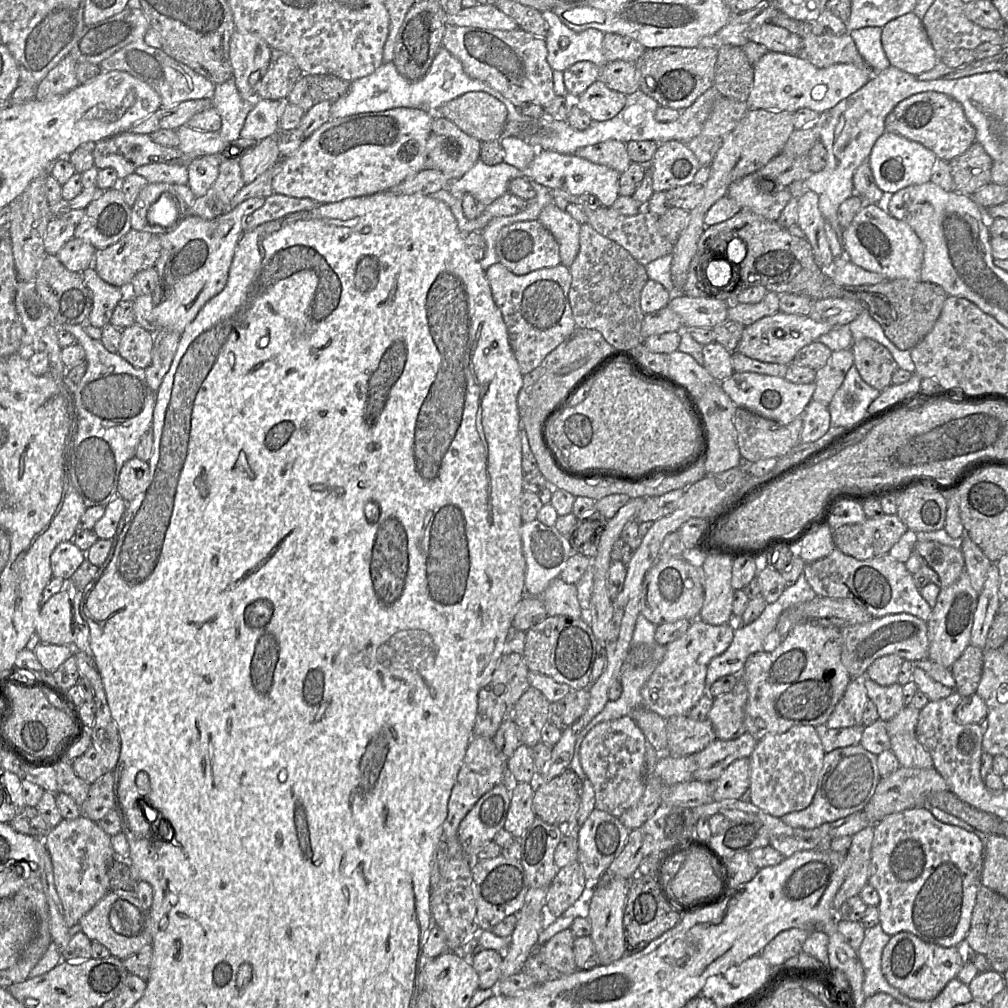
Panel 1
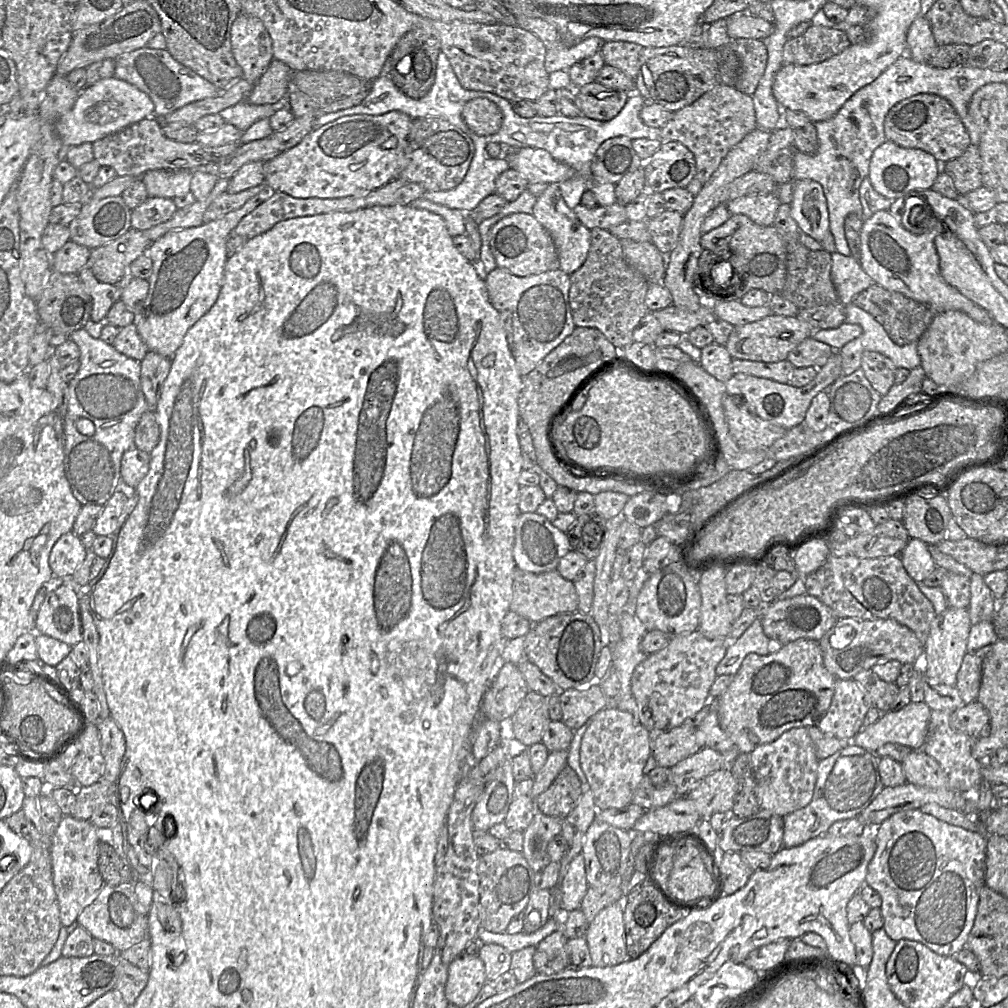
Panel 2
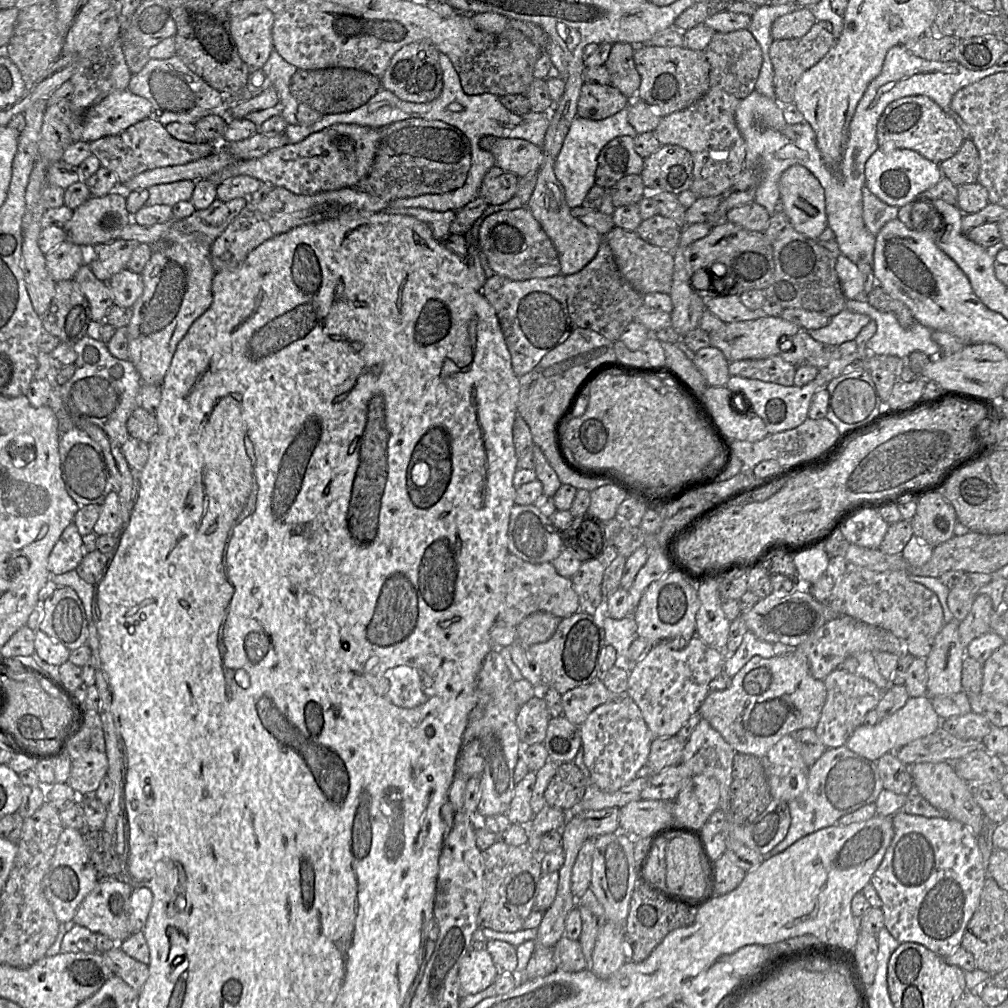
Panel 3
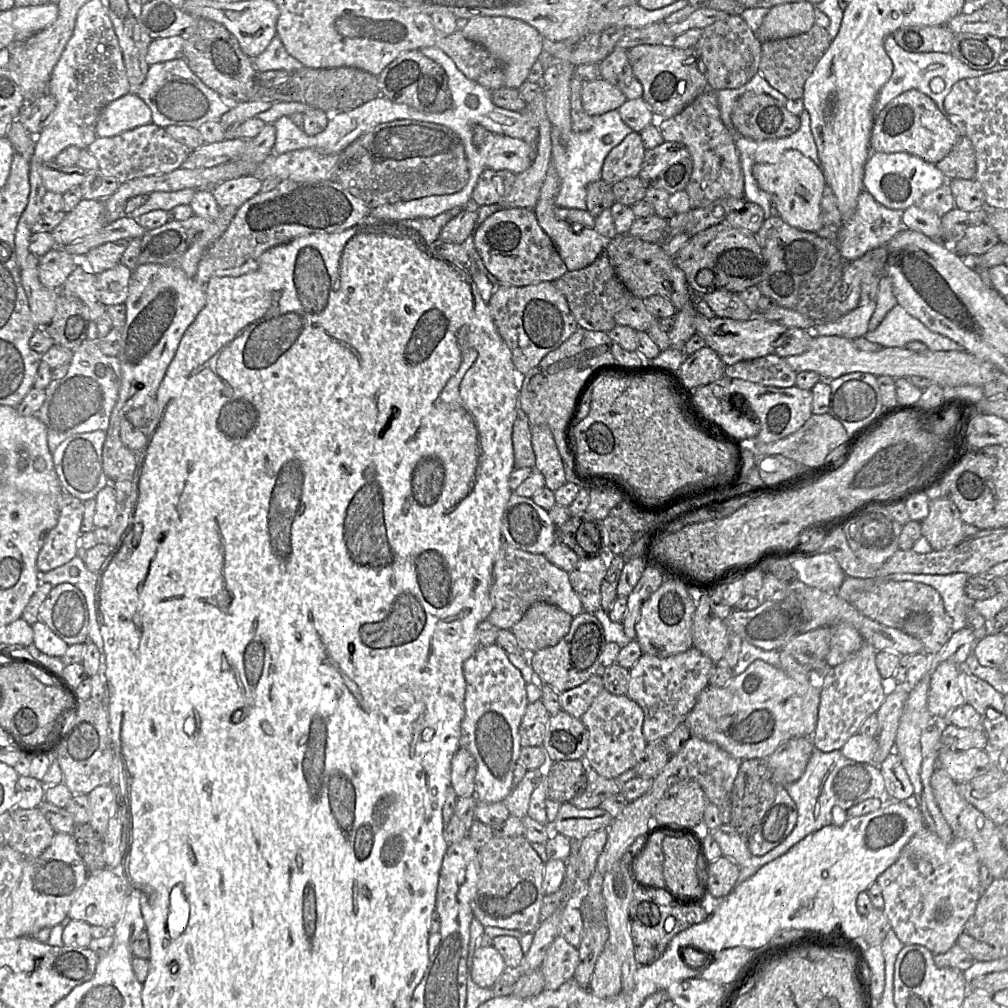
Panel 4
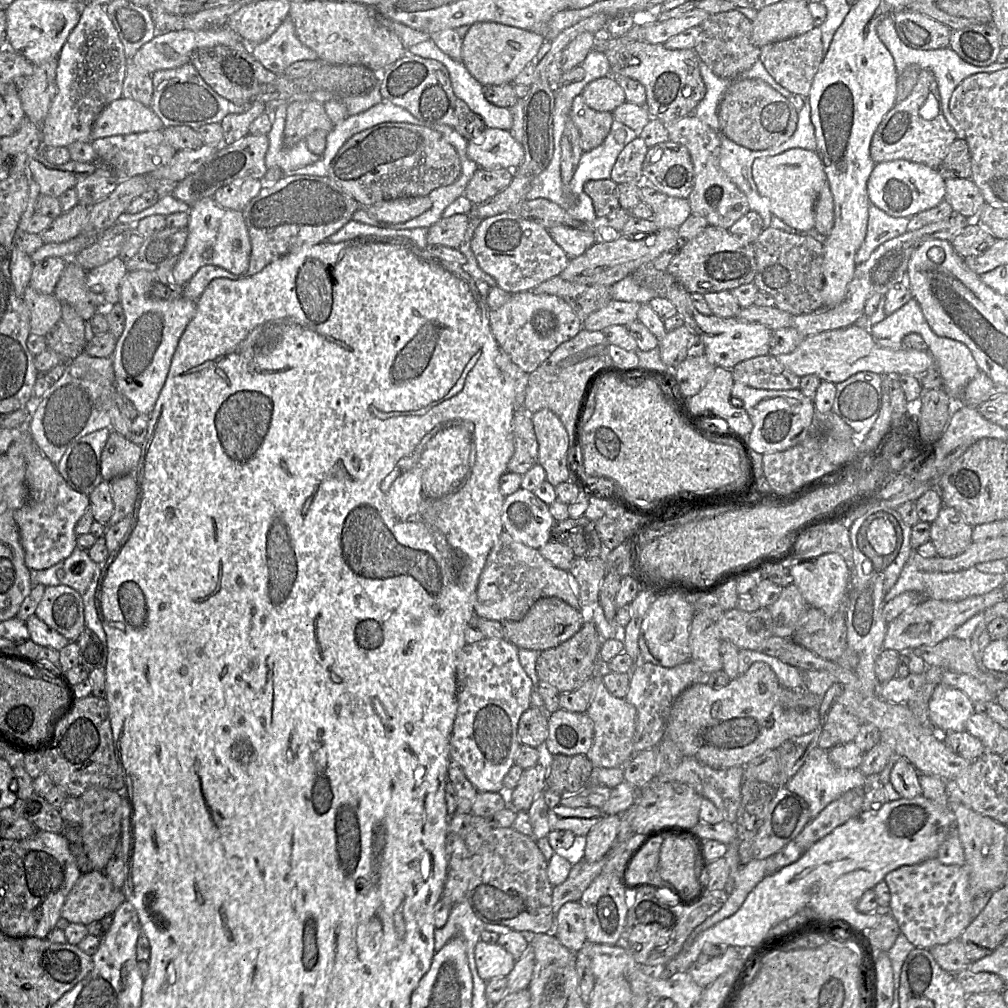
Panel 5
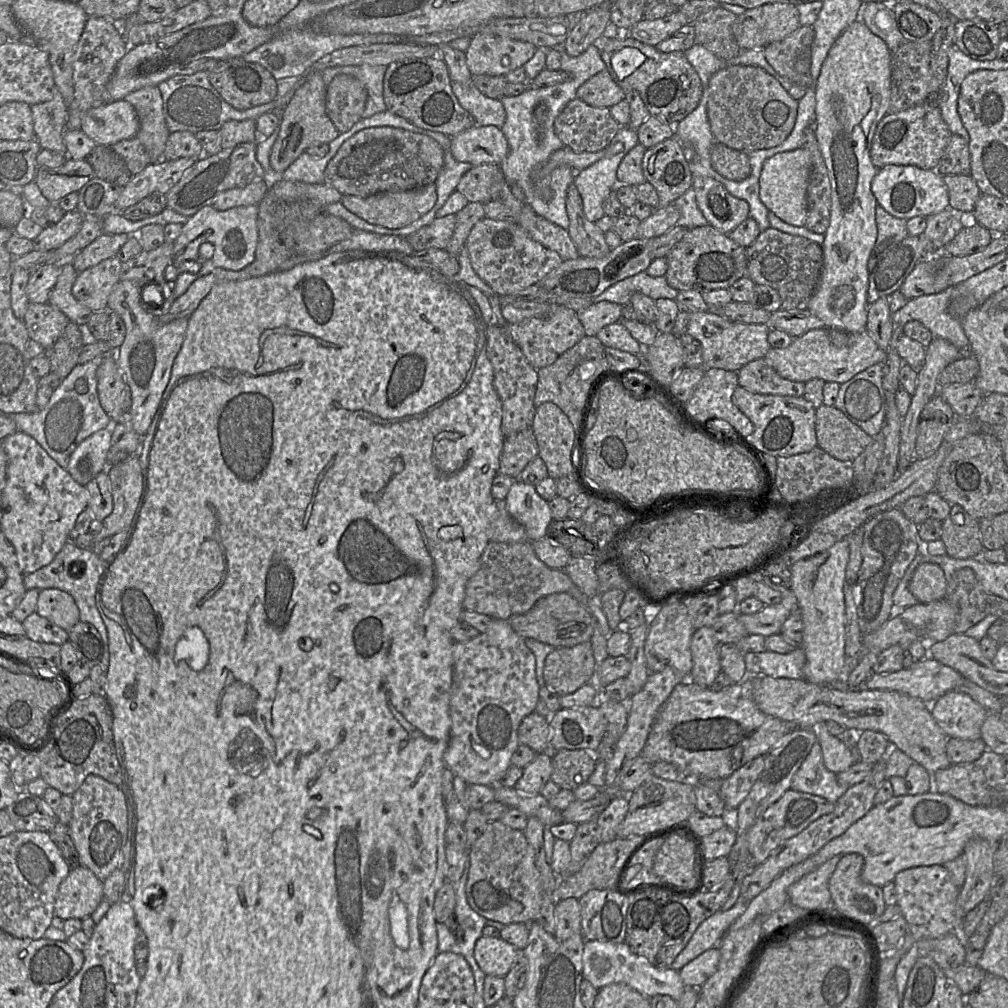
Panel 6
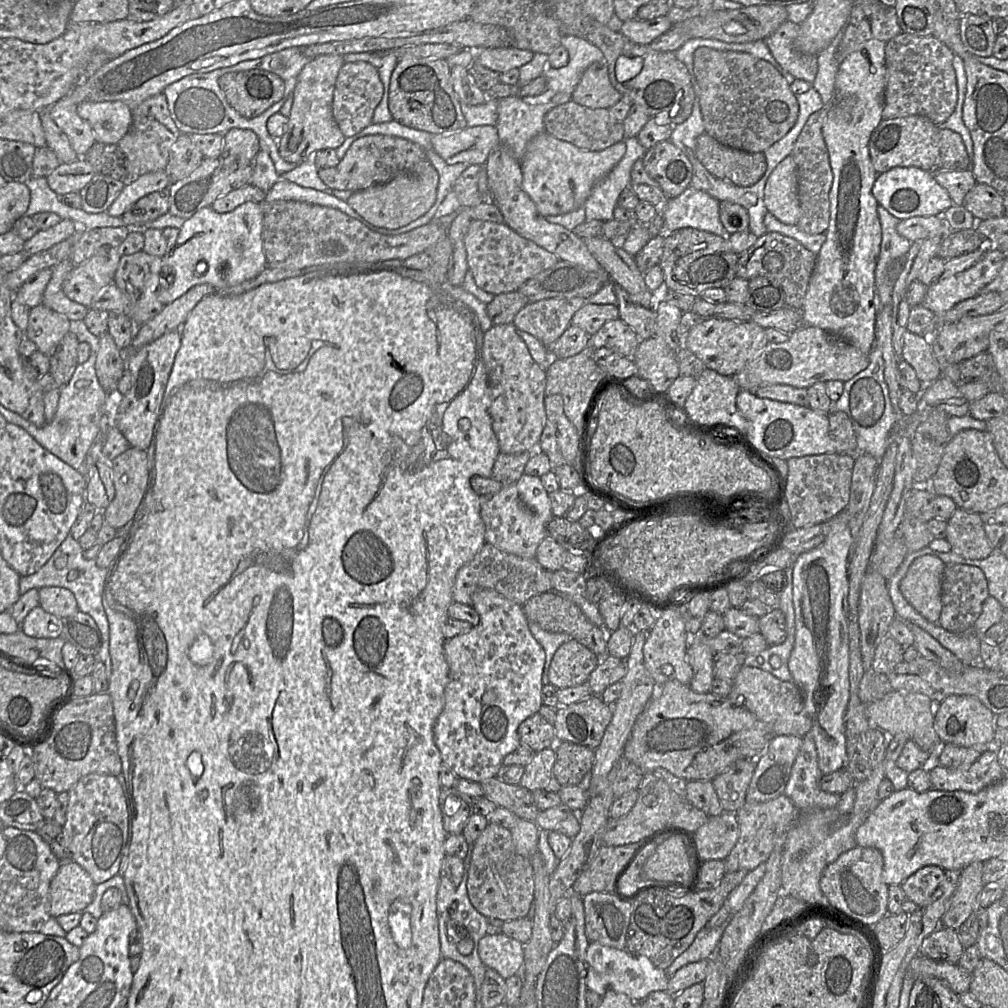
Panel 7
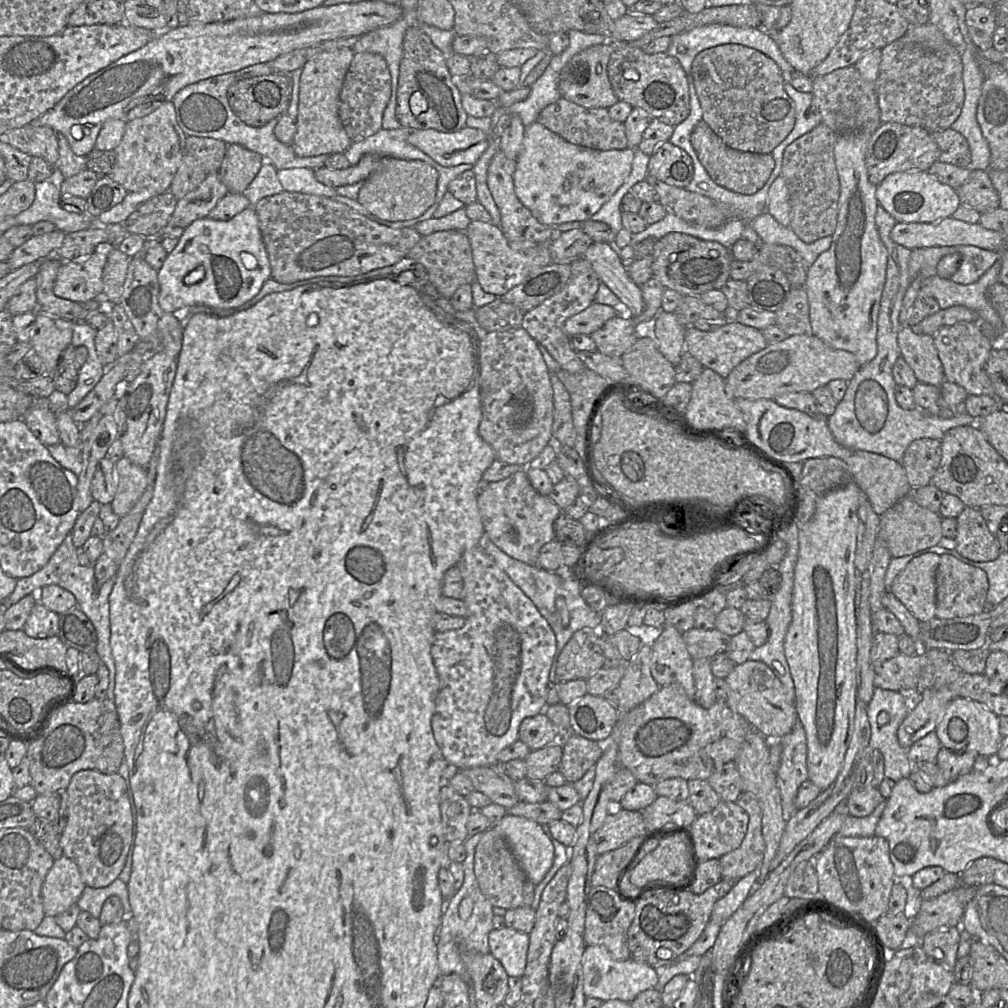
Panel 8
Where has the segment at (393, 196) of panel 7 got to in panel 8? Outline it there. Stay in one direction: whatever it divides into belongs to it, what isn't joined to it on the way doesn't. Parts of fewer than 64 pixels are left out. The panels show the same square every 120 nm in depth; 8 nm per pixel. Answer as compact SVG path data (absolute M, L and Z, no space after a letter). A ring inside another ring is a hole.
M382 157L360 188L357 201L382 220L411 220L422 215L433 204L437 181L437 170L426 162Z

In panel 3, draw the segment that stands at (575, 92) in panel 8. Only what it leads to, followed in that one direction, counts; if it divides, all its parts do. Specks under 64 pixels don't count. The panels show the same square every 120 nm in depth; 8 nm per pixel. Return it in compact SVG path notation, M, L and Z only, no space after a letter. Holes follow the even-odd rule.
M584 83L578 99L577 115L590 120L603 120L626 109L632 100L611 84Z

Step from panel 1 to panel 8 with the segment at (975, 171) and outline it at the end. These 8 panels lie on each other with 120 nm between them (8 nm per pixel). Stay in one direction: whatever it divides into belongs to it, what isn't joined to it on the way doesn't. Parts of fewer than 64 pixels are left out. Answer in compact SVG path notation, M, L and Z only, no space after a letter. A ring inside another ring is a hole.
M950 127L932 133L940 149L939 161L962 168L969 168L971 153L967 140Z

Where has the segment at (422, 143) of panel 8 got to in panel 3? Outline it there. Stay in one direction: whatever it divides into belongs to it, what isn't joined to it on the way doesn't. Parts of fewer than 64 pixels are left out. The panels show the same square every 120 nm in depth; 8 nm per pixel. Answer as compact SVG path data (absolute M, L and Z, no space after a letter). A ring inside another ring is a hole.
M498 138L490 151L495 158L495 166L513 173L518 178L530 172L538 172L544 161L543 149L524 139Z

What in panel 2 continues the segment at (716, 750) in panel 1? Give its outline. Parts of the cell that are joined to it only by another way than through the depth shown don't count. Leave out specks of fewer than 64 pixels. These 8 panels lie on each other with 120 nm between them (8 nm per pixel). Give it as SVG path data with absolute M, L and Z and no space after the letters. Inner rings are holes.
M735 744L724 753L703 747L670 767L678 797L688 795L696 783L712 772L730 767L739 754L740 751Z

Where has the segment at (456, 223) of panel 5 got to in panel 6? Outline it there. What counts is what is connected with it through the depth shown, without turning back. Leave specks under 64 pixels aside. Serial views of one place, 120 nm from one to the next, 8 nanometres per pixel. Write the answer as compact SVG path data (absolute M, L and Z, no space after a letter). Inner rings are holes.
M456 214L435 218L430 224L406 238L417 252L430 248L446 249L454 233Z

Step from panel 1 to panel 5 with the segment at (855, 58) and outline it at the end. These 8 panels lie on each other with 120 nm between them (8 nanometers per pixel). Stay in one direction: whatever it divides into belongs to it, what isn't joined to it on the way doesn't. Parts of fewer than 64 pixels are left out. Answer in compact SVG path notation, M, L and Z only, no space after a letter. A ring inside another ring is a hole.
M817 26L802 35L769 43L760 52L761 62L775 81L791 93L805 98L809 95L814 76L823 59L822 33Z

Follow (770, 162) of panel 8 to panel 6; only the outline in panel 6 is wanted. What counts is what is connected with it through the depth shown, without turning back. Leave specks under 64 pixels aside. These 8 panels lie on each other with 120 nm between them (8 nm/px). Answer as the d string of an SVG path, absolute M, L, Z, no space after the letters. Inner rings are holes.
M715 143L710 156L713 168L729 180L742 181L751 173L749 157L745 152Z

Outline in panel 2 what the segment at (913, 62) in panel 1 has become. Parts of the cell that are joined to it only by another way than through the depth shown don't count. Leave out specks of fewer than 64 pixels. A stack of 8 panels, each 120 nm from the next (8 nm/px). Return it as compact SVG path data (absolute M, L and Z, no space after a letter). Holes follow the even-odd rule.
M925 16L917 17L907 33L907 55L916 62L927 63L936 45L929 22Z

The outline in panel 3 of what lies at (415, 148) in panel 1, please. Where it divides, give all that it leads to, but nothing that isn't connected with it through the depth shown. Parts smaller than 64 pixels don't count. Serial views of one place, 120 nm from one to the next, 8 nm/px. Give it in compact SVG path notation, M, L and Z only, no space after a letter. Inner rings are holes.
M334 124L295 144L274 149L265 155L247 160L236 160L207 179L220 184L239 175L284 187L297 195L313 195L346 187L356 187L374 161L380 143L379 130L357 124Z

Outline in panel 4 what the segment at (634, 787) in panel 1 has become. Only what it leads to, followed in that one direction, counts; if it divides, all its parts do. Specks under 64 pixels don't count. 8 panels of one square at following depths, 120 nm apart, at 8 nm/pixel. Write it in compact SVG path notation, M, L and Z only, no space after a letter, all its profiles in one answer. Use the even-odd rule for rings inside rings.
M603 689L581 717L589 732L589 746L583 759L607 779L616 779L624 772L634 769L648 744L642 732L643 720L642 708L626 694L614 695Z

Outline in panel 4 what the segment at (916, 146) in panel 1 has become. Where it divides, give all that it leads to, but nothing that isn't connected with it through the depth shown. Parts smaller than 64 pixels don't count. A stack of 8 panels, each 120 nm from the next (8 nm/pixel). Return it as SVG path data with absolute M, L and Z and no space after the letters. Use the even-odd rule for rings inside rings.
M872 152L865 165L864 189L890 209L905 210L948 180L936 164L907 152Z

